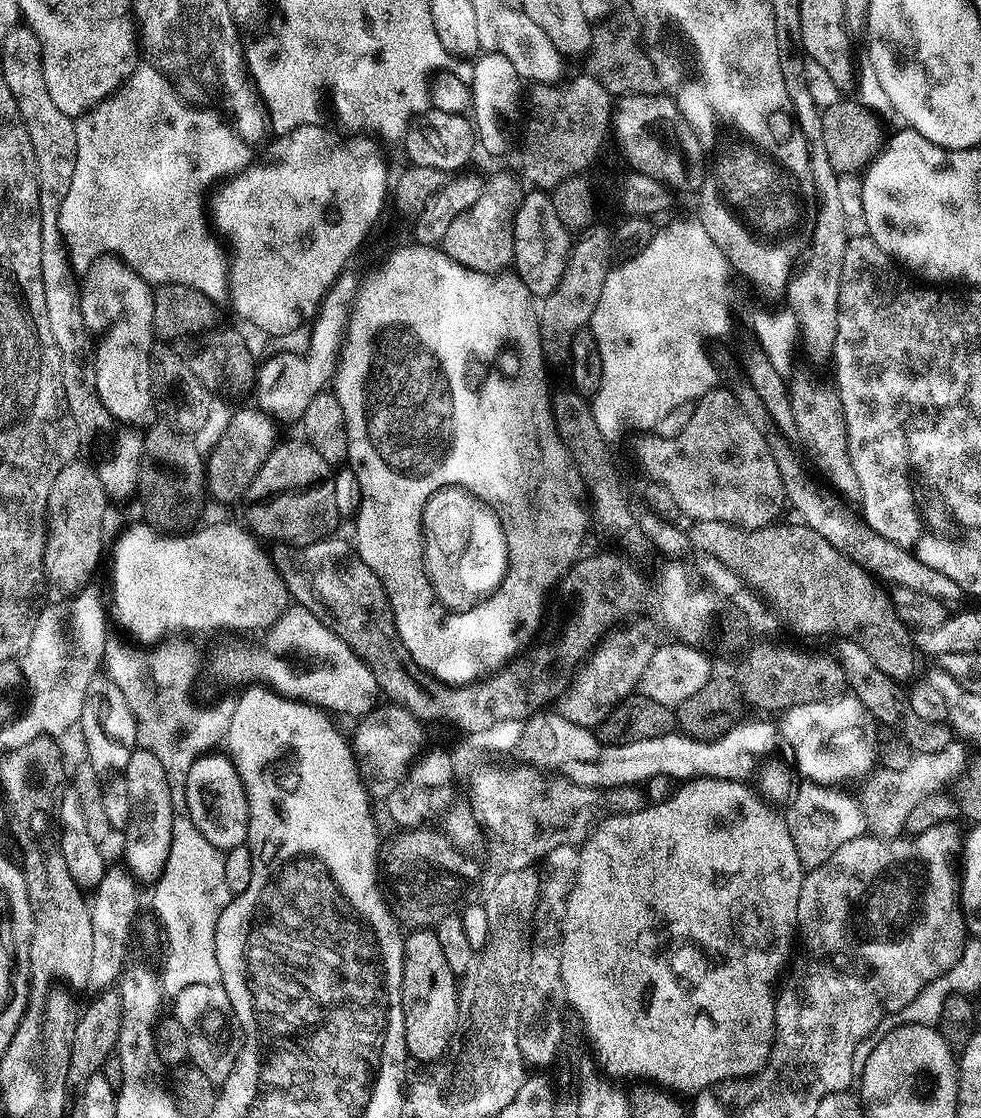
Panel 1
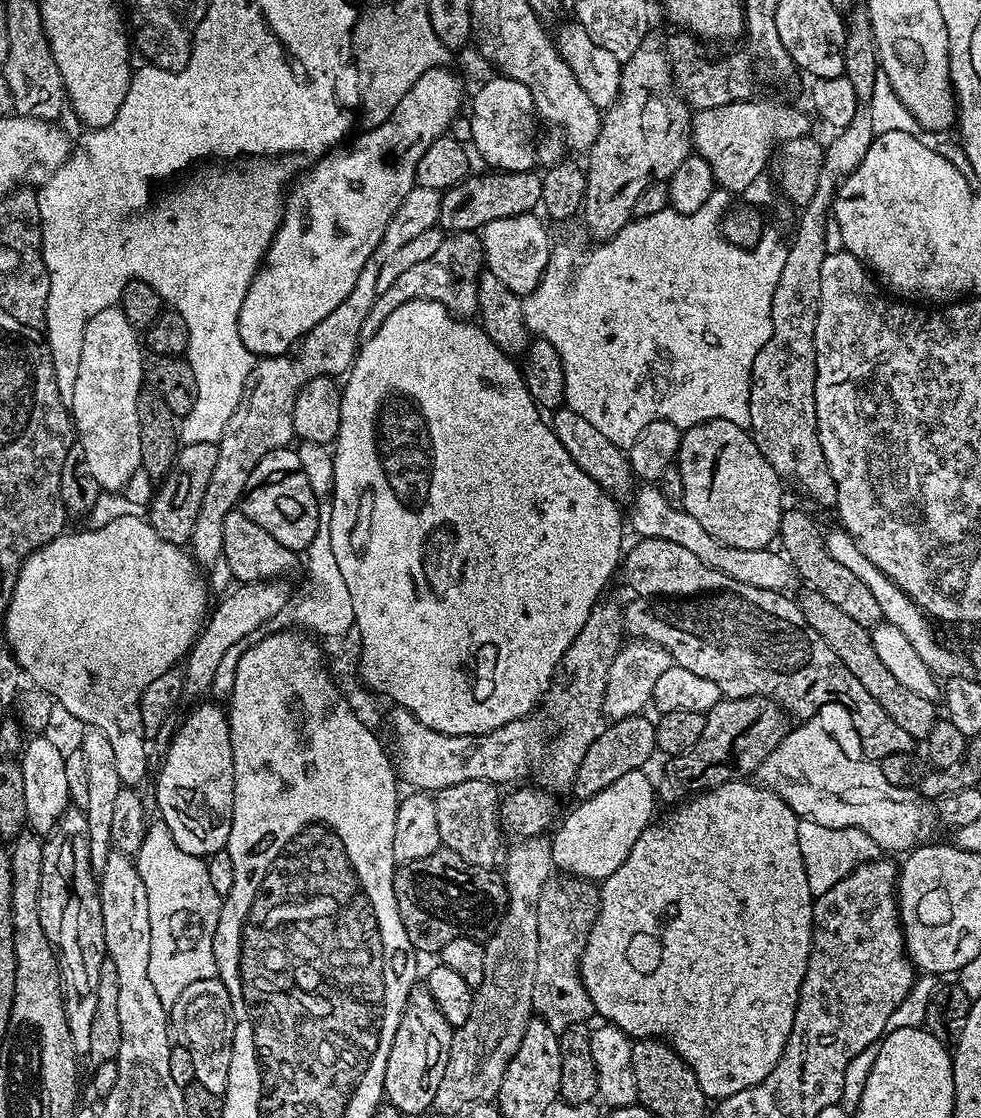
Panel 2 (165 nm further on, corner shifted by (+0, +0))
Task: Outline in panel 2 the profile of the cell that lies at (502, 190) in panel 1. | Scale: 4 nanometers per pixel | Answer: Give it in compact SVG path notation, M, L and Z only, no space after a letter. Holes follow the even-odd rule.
M449 235L438 258L423 265L423 268L410 266L410 270L406 270L406 274L402 274L394 281L394 286L389 286L387 290L377 295L370 314L366 314L366 326L362 326L362 337L367 338L374 335L382 326L382 322L392 319L394 310L406 302L428 297L448 298L444 296L458 295L464 288L464 279L468 276L468 268L481 267L481 264L482 249L475 235ZM423 272L426 279L436 281L432 285L423 284L420 281L420 274Z

